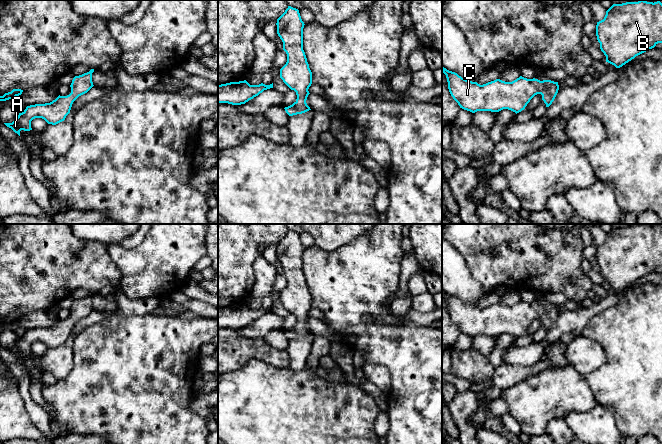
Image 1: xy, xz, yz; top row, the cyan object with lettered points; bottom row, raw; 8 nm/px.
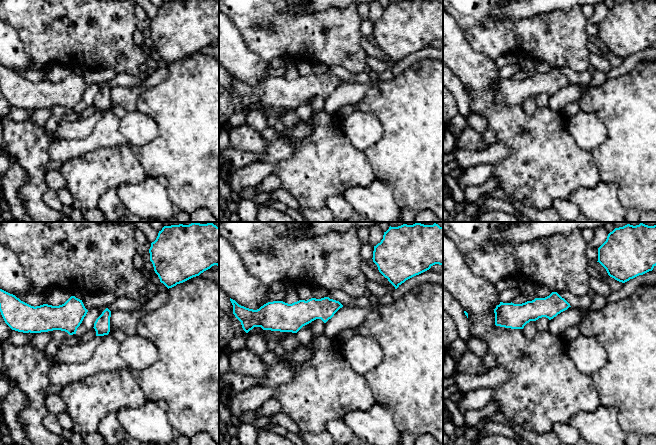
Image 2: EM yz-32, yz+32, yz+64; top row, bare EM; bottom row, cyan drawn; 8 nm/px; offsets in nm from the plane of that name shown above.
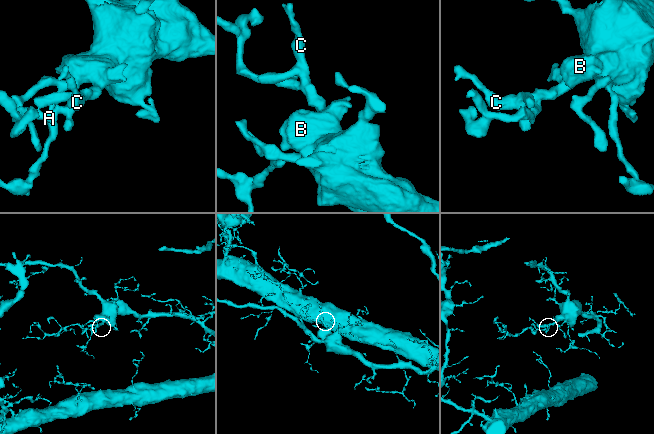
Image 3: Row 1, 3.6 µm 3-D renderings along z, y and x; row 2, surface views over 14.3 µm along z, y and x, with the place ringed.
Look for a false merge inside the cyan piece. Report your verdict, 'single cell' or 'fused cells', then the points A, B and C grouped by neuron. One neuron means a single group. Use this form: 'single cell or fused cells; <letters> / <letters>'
single cell; A B C

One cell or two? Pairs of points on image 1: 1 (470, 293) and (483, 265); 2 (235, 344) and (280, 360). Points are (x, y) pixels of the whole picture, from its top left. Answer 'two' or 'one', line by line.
1: two
2: one

